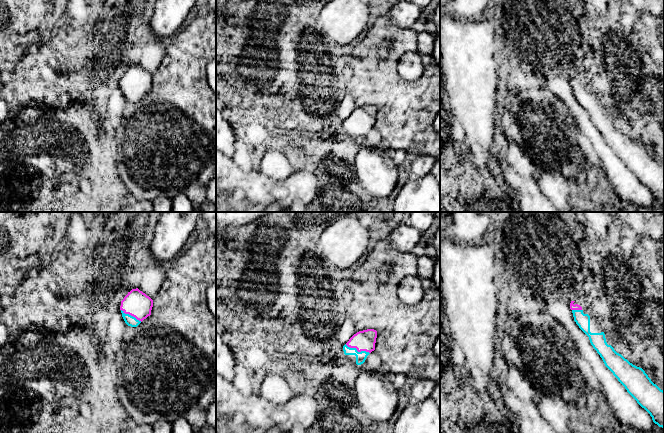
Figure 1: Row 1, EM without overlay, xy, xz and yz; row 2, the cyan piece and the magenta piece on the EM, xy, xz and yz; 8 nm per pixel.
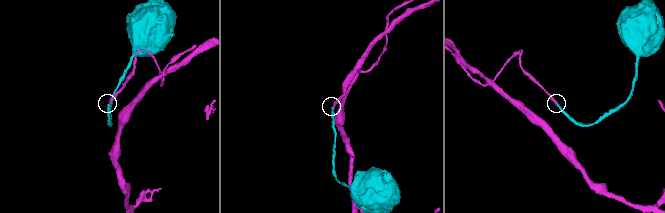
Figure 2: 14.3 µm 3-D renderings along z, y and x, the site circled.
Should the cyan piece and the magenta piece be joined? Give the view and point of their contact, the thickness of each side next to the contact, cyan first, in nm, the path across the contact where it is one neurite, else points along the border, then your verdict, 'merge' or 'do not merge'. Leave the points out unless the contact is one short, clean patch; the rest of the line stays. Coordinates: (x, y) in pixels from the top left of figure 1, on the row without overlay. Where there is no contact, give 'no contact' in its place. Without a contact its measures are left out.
xz (356, 126) | 80/170 nm | across xz (361, 132), (356, 126), (365, 116) | merge

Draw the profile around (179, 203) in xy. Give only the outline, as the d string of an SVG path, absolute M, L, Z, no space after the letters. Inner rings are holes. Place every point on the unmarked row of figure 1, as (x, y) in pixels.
M177 194L171 199L171 212L194 212L195 208L185 194Z

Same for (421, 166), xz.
M431 155L415 157L411 165L411 178L421 178L428 175L436 162L435 157Z

